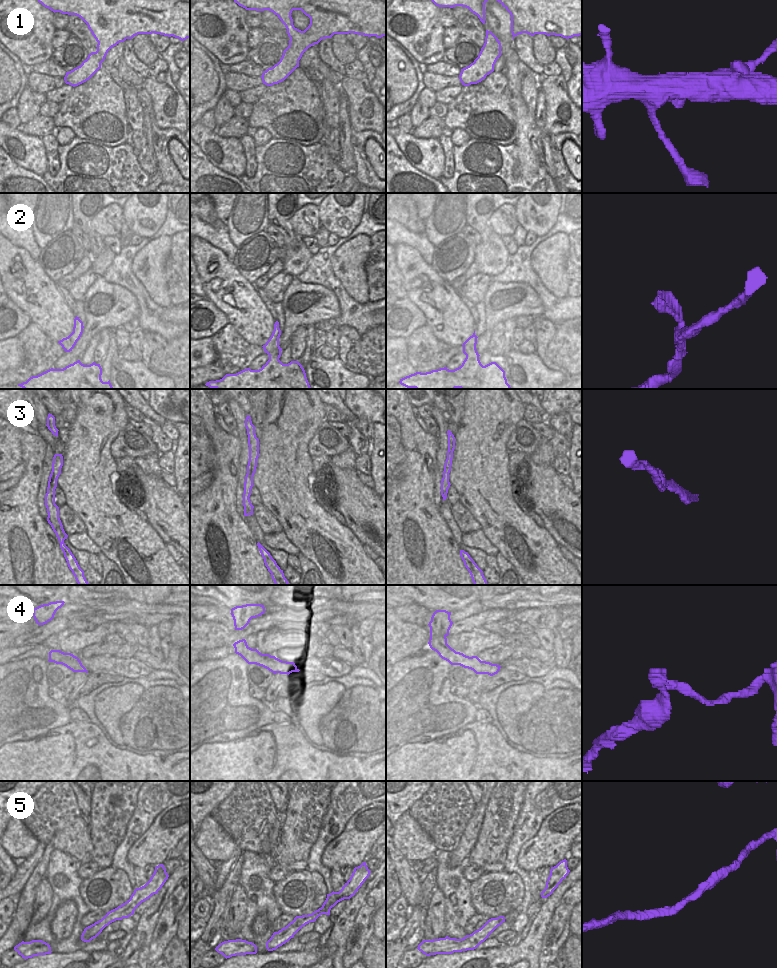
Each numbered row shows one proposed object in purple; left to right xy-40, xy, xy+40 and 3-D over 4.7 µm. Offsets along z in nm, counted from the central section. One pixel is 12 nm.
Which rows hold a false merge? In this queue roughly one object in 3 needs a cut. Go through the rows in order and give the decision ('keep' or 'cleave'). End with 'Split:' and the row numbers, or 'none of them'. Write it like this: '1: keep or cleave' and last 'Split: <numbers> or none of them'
1: keep
2: keep
3: keep
4: cleave
5: keep
Split: 4

